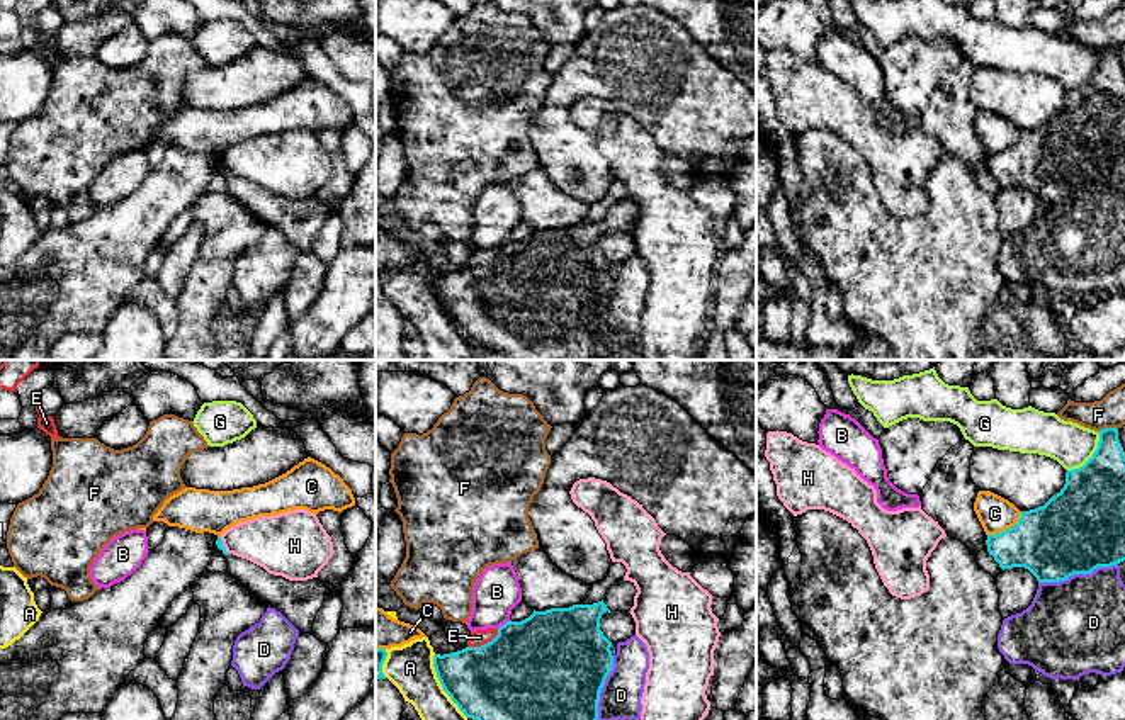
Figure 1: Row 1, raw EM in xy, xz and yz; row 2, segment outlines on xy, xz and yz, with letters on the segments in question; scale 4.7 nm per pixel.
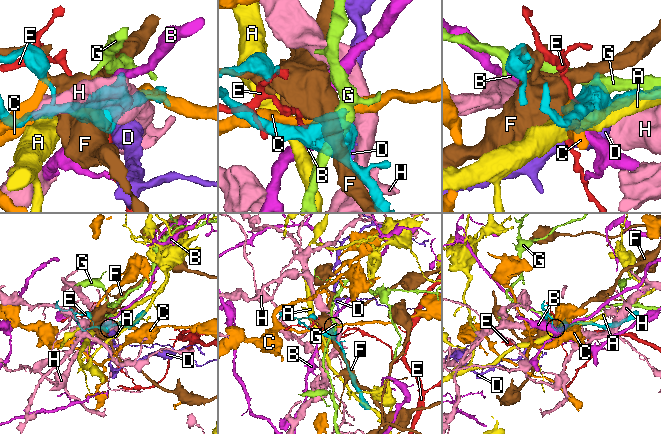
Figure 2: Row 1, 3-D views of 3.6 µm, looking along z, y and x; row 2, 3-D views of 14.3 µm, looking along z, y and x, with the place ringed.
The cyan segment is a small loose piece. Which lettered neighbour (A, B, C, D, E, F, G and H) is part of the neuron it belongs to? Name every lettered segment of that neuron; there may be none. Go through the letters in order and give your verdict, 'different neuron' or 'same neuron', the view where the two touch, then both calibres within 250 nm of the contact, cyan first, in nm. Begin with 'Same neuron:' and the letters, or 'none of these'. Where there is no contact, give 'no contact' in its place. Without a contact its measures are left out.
Same neuron: none of these
A: different neuron | xz | 380/220 nm
B: different neuron | xz | 460/220 nm
C: different neuron | yz | 360/160 nm
D: different neuron | yz | 400/440 nm
E: different neuron | xz | 500/80 nm
F: different neuron | yz | 220/140 nm
G: different neuron | yz | 320/200 nm
H: different neuron | xy | 30/260 nm

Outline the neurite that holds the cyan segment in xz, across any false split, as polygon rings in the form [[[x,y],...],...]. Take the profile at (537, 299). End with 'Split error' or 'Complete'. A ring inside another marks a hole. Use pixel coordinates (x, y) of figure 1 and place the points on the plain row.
[[[630,200],[608,207],[605,217],[593,224],[573,224],[535,231],[522,241],[506,241],[498,255],[481,265],[450,273],[435,273],[433,287],[444,311],[459,329],[488,350],[510,355],[513,360],[595,360],[600,311],[613,289],[612,262],[600,250],[607,231],[630,231],[637,209]]]. Split error

